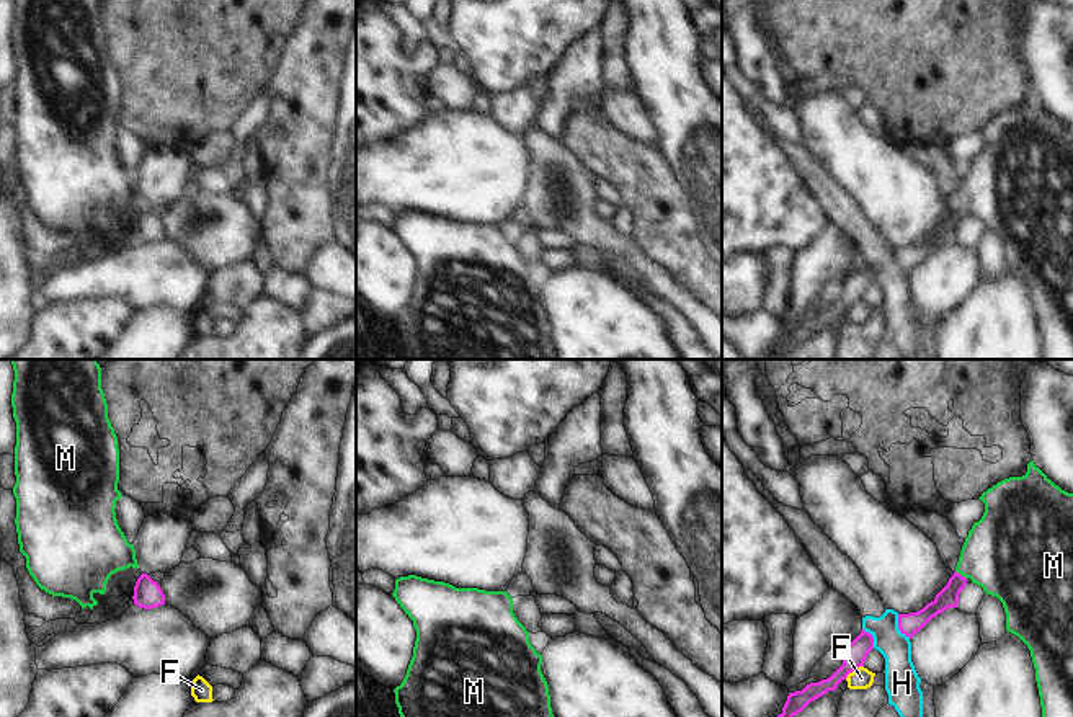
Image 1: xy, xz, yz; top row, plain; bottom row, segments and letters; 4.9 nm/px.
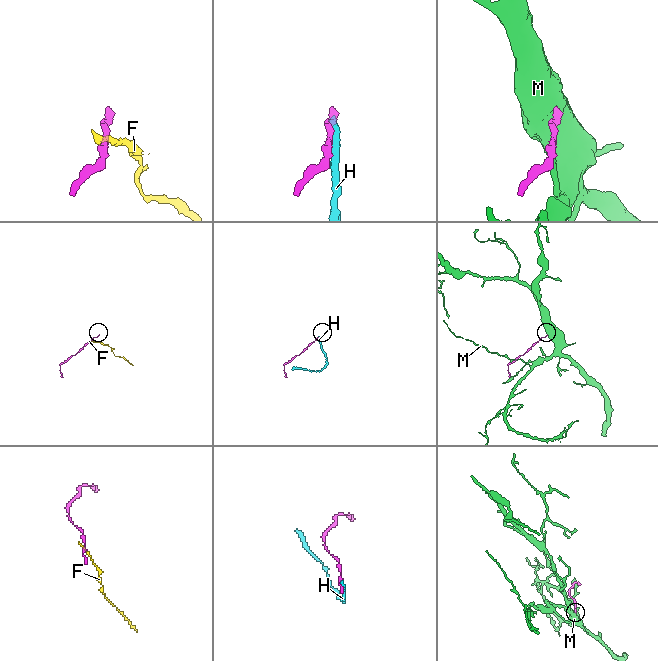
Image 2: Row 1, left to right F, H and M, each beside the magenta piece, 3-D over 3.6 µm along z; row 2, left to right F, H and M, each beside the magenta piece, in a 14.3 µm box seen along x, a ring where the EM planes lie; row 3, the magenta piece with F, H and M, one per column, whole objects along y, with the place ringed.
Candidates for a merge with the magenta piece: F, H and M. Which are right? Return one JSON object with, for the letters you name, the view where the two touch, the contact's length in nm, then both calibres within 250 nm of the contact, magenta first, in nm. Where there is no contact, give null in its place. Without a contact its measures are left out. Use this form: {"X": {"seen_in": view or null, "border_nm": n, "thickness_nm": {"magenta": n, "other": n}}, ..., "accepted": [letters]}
{"accepted": []}

